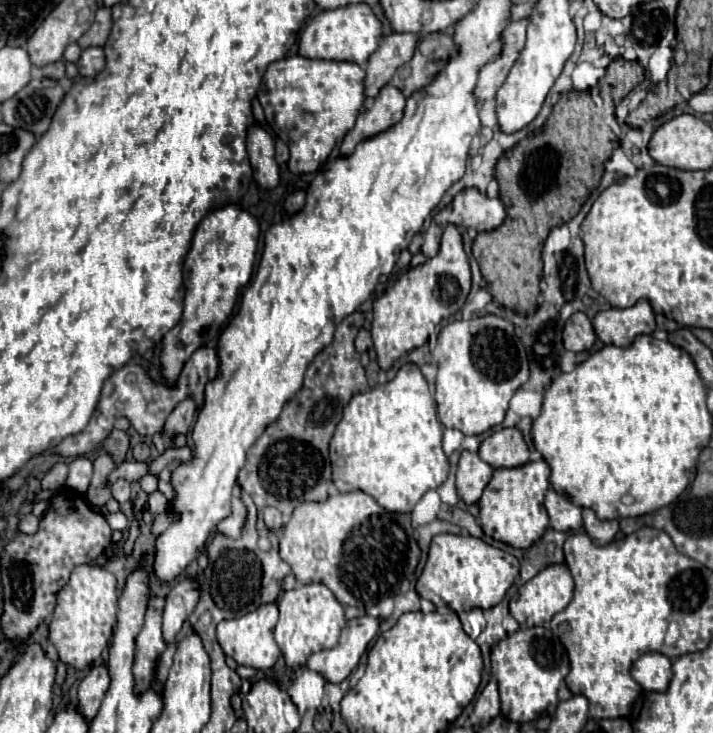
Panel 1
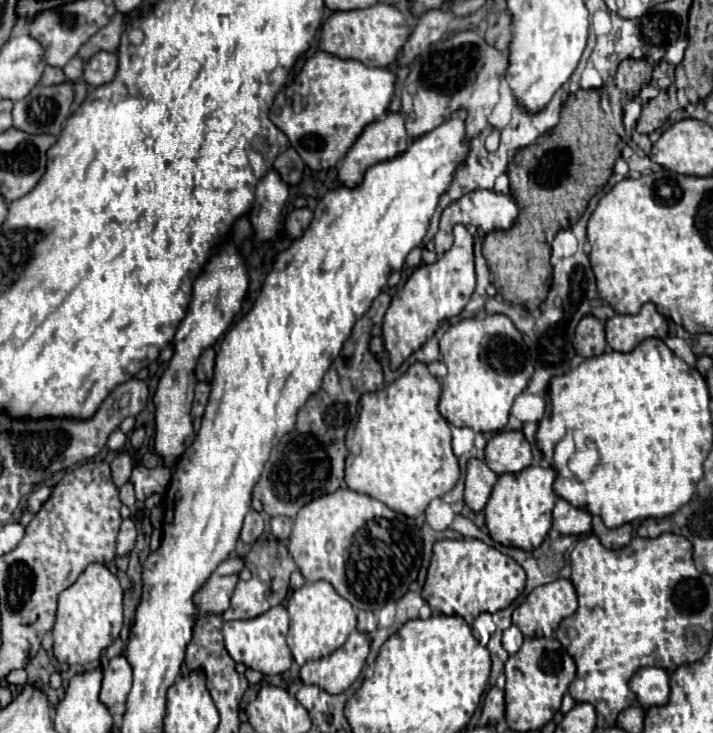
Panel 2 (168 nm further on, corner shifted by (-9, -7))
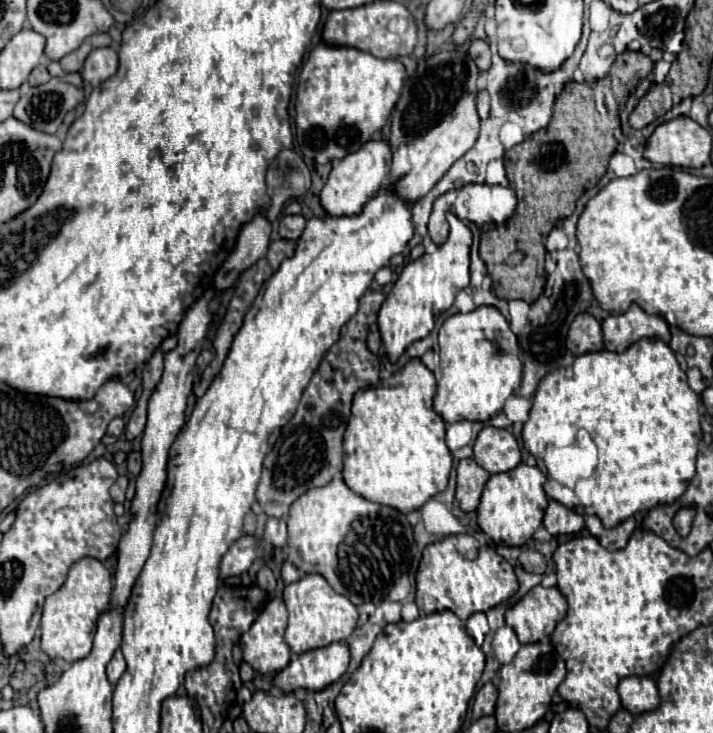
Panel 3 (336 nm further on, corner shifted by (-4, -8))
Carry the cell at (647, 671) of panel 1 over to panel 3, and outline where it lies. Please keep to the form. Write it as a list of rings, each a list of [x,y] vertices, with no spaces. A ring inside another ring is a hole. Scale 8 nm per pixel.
[[[626,677],[618,685],[618,693],[622,699],[622,707],[632,715],[646,713],[660,705],[660,693],[652,677]]]

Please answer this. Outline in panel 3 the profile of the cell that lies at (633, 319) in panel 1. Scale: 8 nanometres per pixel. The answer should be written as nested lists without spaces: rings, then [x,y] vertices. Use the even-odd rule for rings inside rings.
[[[632,305],[622,315],[610,315],[602,321],[604,347],[614,353],[624,353],[634,341],[654,337],[664,343],[670,341],[668,323],[660,315],[650,315],[642,307]]]

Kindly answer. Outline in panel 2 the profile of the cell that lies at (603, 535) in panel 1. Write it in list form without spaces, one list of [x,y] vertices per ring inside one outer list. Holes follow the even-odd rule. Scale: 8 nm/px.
[[[593,516],[593,534],[601,540],[605,548],[623,548],[633,538],[631,524],[619,528],[607,528],[599,516]]]

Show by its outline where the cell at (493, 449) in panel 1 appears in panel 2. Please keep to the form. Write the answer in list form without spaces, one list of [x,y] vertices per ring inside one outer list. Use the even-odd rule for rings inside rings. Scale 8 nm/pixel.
[[[497,432],[485,446],[485,462],[495,474],[521,472],[531,464],[531,446],[523,432]]]

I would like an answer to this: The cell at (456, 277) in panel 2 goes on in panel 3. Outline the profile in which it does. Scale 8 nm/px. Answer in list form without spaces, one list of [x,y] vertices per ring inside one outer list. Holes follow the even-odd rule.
[[[448,213],[446,219],[450,225],[448,241],[444,245],[440,245],[434,253],[422,255],[420,259],[408,263],[402,269],[398,281],[394,283],[392,291],[388,293],[384,305],[378,313],[382,345],[388,353],[390,363],[396,363],[408,345],[412,345],[418,339],[428,337],[428,333],[434,329],[434,317],[438,313],[450,309],[458,291],[462,291],[470,283],[468,265],[470,265],[472,233],[456,215]]]

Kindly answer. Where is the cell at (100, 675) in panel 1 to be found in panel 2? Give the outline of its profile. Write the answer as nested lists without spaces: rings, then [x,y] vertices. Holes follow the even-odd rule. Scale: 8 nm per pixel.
[[[121,654],[109,660],[101,686],[101,702],[107,704],[109,708],[113,708],[115,704],[125,704],[129,690],[131,690],[131,666],[127,658]]]

